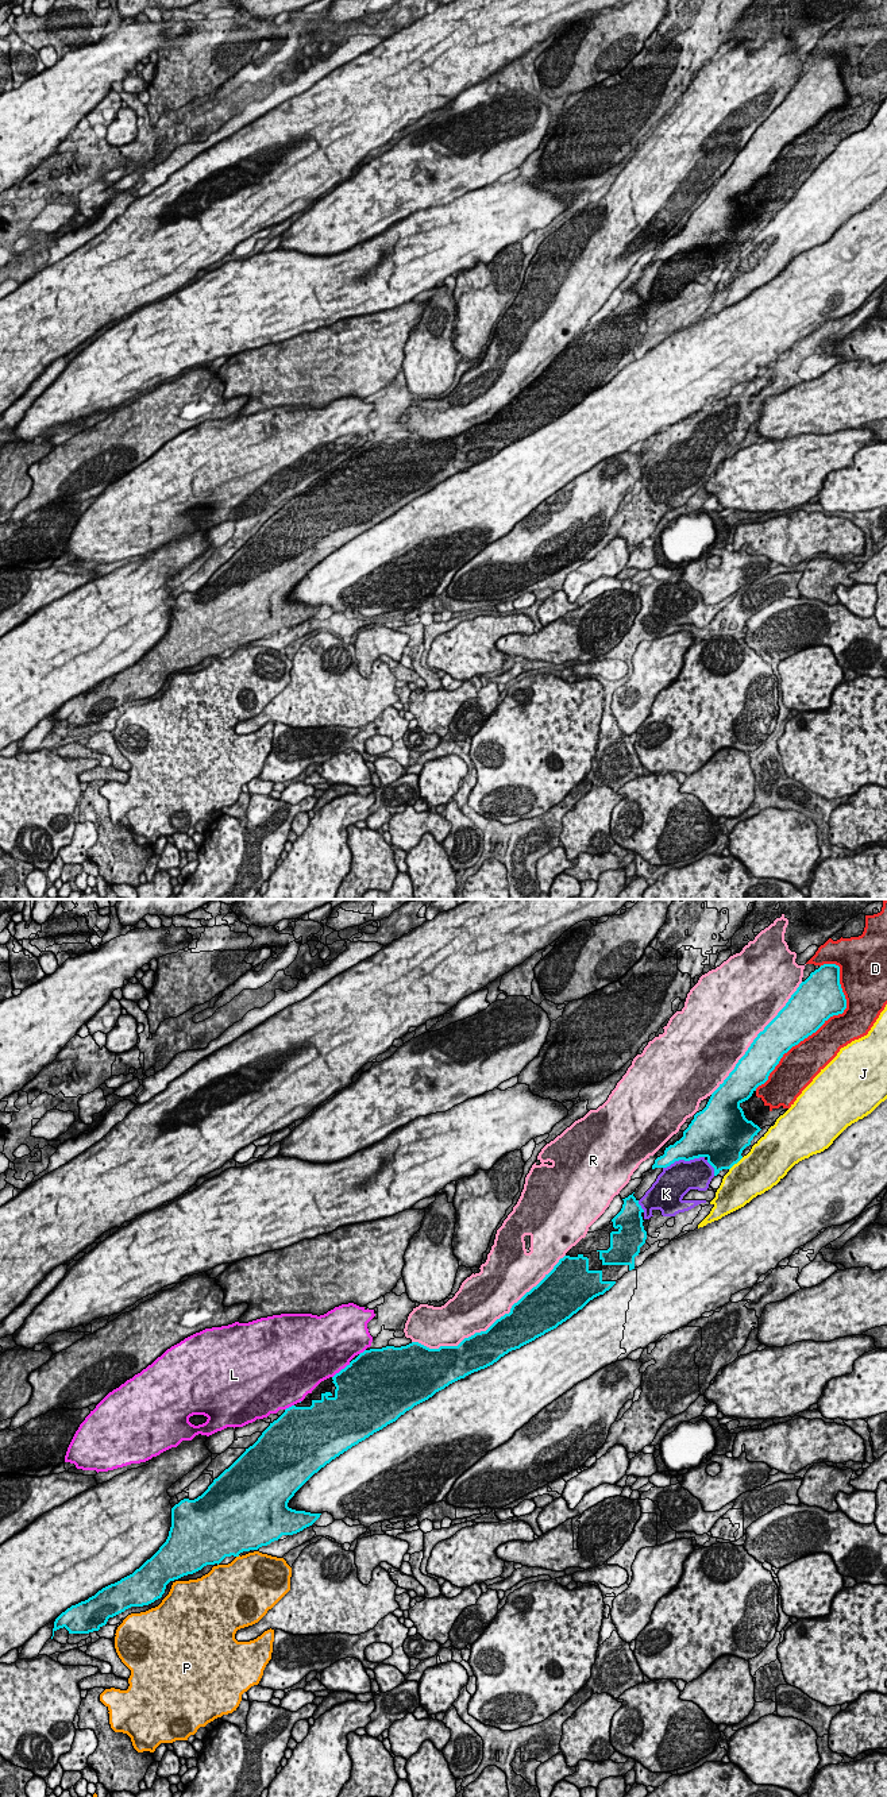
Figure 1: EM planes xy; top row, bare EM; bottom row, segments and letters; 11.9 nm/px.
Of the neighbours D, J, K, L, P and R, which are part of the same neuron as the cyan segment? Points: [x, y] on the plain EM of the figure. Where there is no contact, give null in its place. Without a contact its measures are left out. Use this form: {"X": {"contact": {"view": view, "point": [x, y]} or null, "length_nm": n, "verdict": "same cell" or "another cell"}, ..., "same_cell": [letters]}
{"D": {"contact": {"view": "xy", "point": [818, 120]}, "length_nm": 1800, "verdict": "another cell"}, "J": {"contact": {"view": "xy", "point": [736, 255]}, "length_nm": 240, "verdict": "another cell"}, "K": {"contact": {"view": "xy", "point": [683, 251]}, "length_nm": 500, "verdict": "another cell"}, "L": {"contact": {"view": "xy", "point": [342, 462]}, "length_nm": 280, "verdict": "another cell"}, "P": {"contact": null, "verdict": "another cell"}, "R": {"contact": {"view": "xy", "point": [492, 417]}, "length_nm": 2100, "verdict": "another cell"}, "same_cell": []}

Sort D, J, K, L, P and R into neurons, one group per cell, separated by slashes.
D K / J / L / P / R

